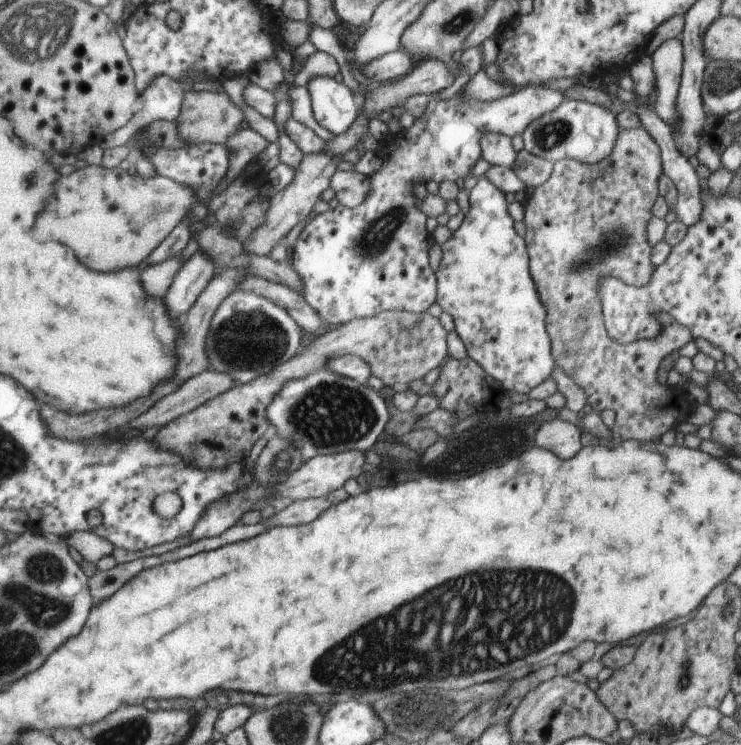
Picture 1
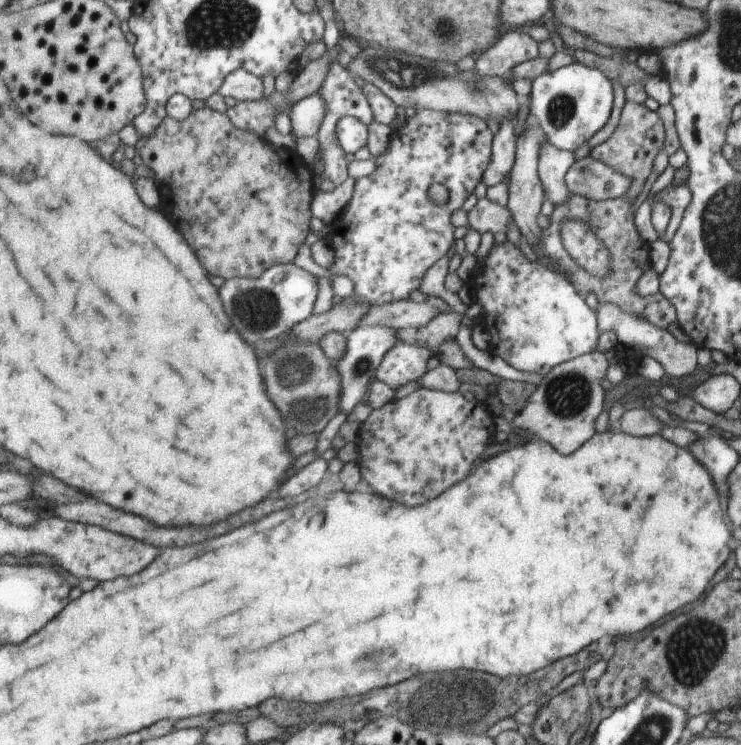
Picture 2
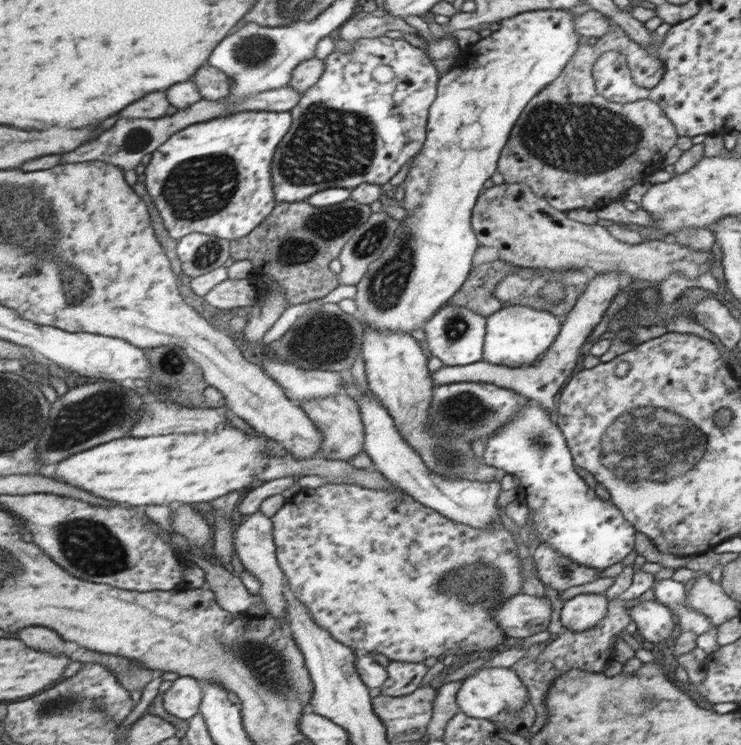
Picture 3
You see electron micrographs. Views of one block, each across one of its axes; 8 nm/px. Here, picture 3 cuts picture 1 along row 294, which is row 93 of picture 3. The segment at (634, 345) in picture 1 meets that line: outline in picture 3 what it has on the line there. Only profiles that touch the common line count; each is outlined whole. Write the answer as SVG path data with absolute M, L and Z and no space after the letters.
M619 26L613 27L615 29L608 32L610 37L604 34L597 38L593 45L587 44L586 38L580 39L577 50L571 55L557 78L546 84L545 88L540 90L535 98L531 98L531 102L525 106L515 126L511 128L509 140L505 142L497 159L497 172L502 174L505 183L526 184L534 195L546 200L549 206L557 211L573 210L577 206L607 206L611 202L614 203L627 188L641 182L643 176L651 176L655 170L660 170L661 158L676 143L674 125L660 105L649 99L637 99L619 104L597 94L591 74L592 64L610 47L614 47L626 56L631 84L639 87L655 86L662 80L665 71L665 64L660 55L662 43L660 37L653 38L652 47L641 47L635 41L629 40Z

